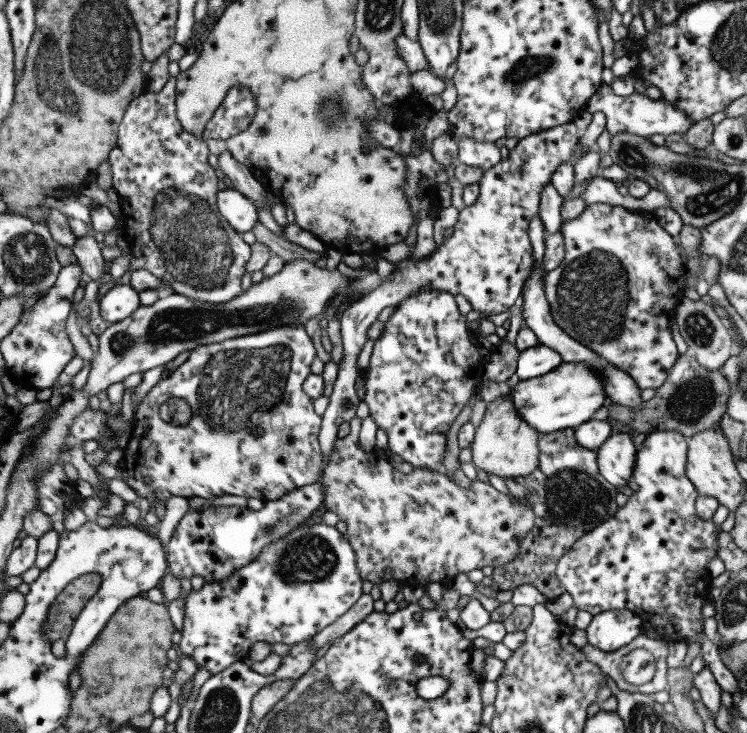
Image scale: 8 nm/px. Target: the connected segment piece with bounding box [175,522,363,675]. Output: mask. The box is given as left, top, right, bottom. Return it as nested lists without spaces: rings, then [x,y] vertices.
[[[310,522],[283,540],[268,544],[256,560],[236,570],[234,576],[222,582],[205,582],[198,591],[190,590],[184,599],[182,638],[175,647],[180,655],[192,656],[198,669],[204,667],[212,675],[218,674],[248,656],[254,642],[292,645],[312,638],[358,602],[363,594],[362,581],[356,566],[356,553],[347,538],[336,527]]]

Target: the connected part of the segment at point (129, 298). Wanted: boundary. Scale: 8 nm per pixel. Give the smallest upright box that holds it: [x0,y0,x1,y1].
[99,285,141,324]

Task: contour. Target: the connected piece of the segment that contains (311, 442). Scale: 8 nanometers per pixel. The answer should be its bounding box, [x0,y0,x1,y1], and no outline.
[118,327,322,512]

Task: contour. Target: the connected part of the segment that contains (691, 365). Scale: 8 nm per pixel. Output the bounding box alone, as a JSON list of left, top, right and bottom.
[609,352,730,437]

